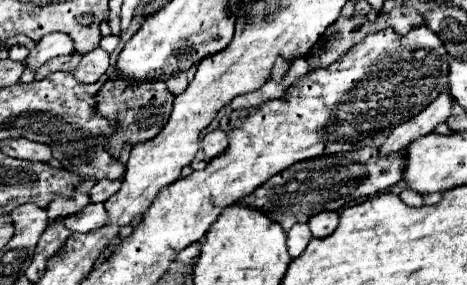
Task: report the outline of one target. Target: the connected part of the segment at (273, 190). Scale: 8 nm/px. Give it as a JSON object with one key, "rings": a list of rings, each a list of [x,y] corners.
{"rings":[[[358,148],[336,156],[318,156],[296,162],[284,172],[272,176],[268,182],[258,186],[250,196],[242,198],[240,204],[254,206],[278,222],[284,230],[290,230],[296,222],[308,222],[310,216],[324,210],[338,210],[346,202],[360,196],[374,196],[396,182],[404,170],[402,154],[380,156],[378,148]]]}

